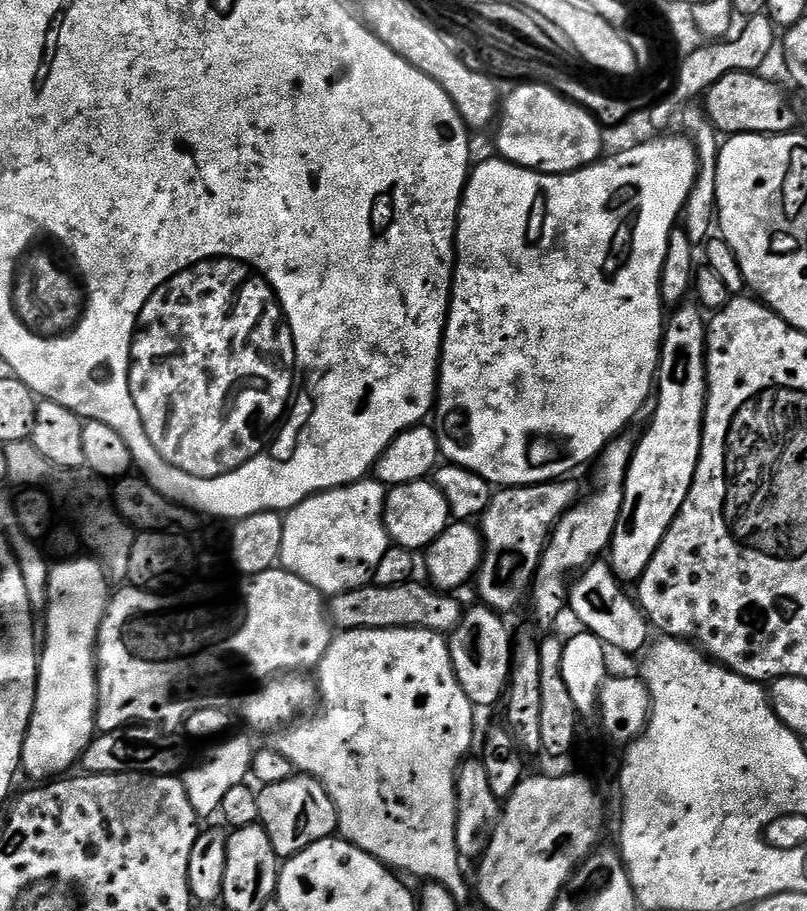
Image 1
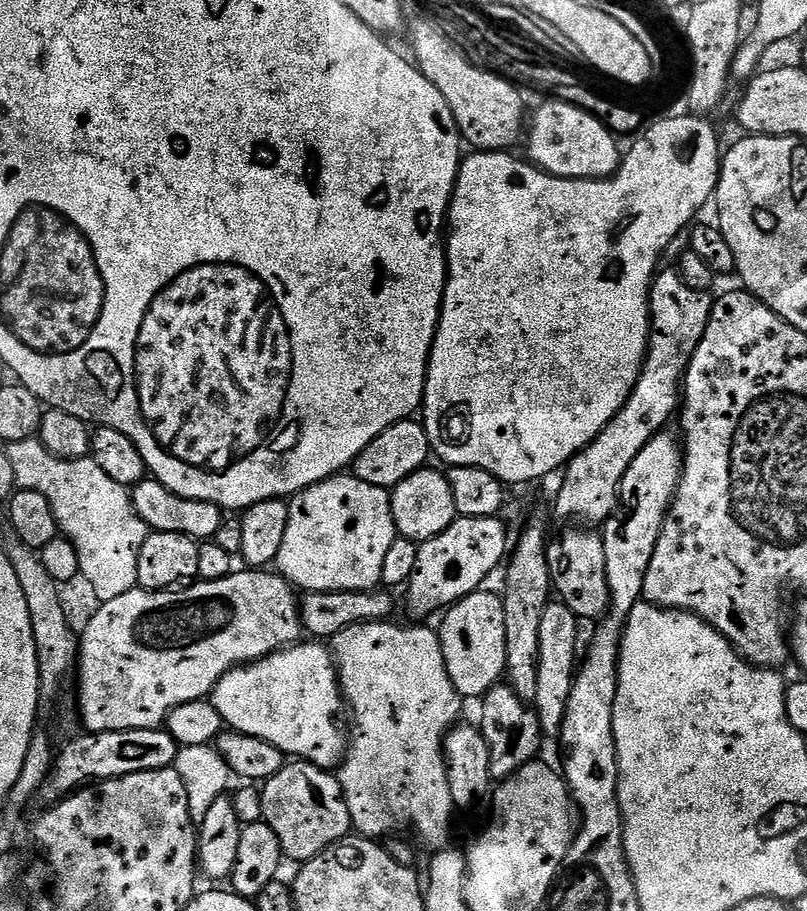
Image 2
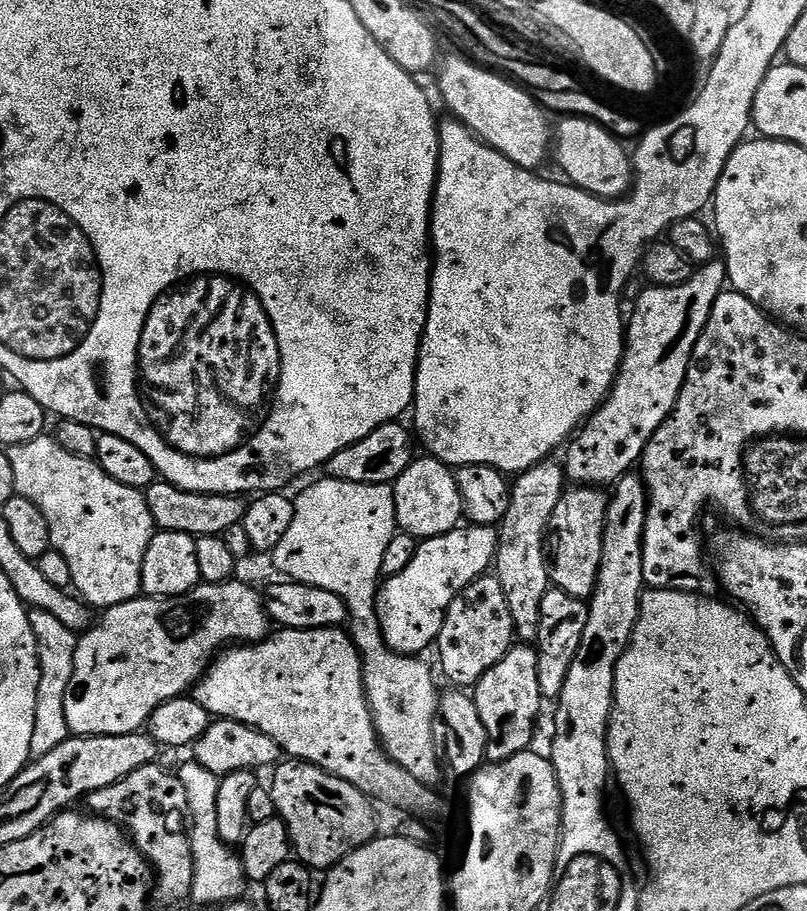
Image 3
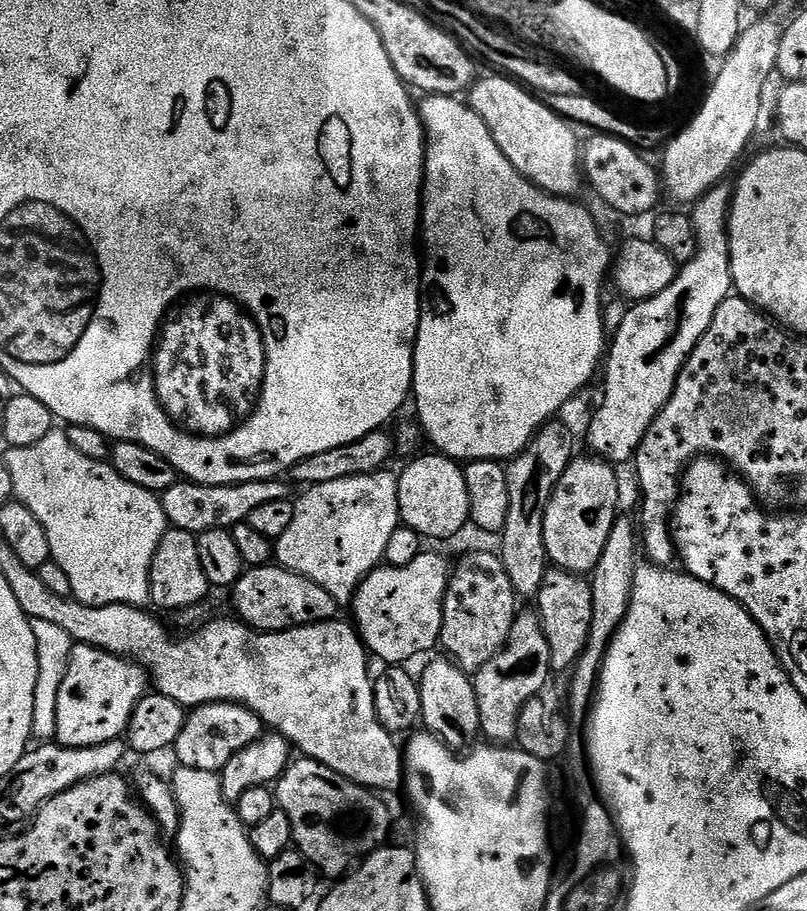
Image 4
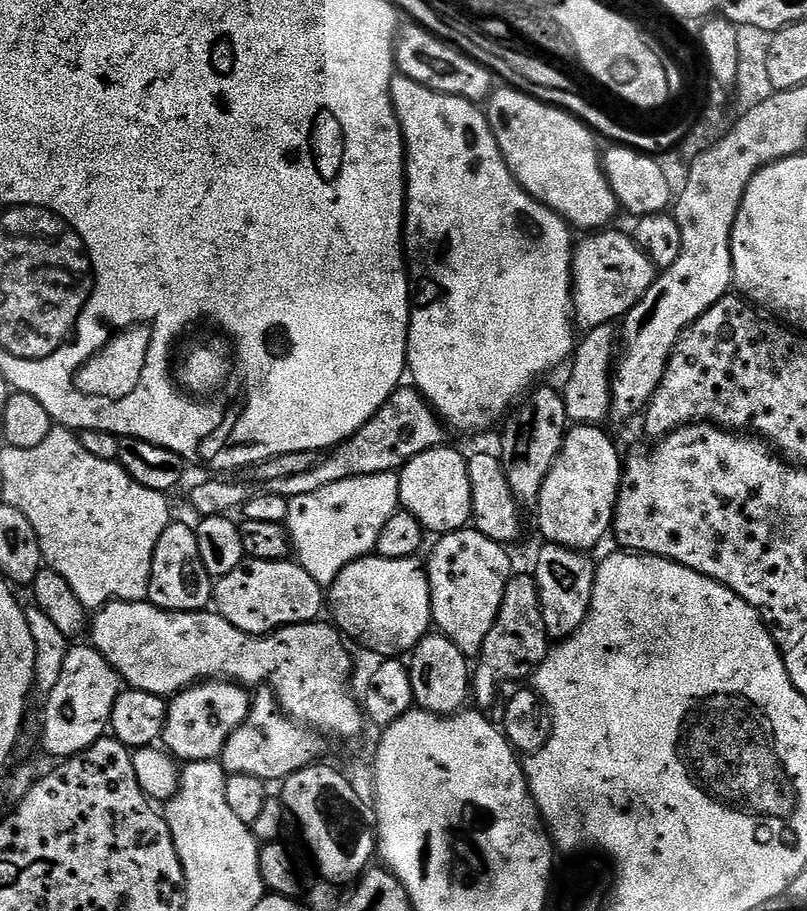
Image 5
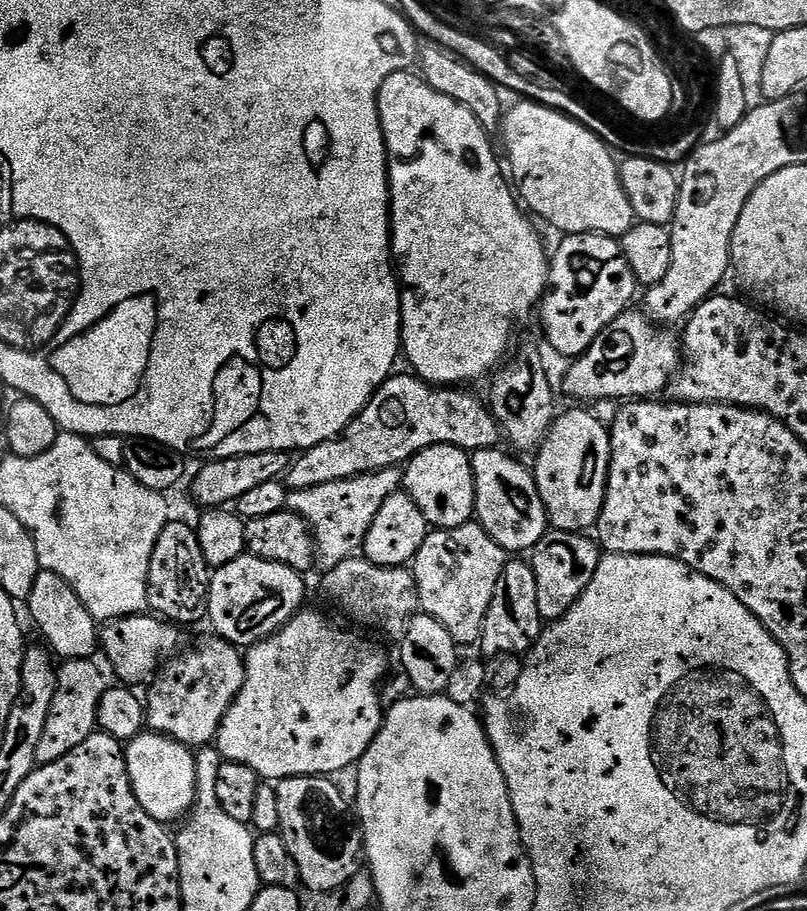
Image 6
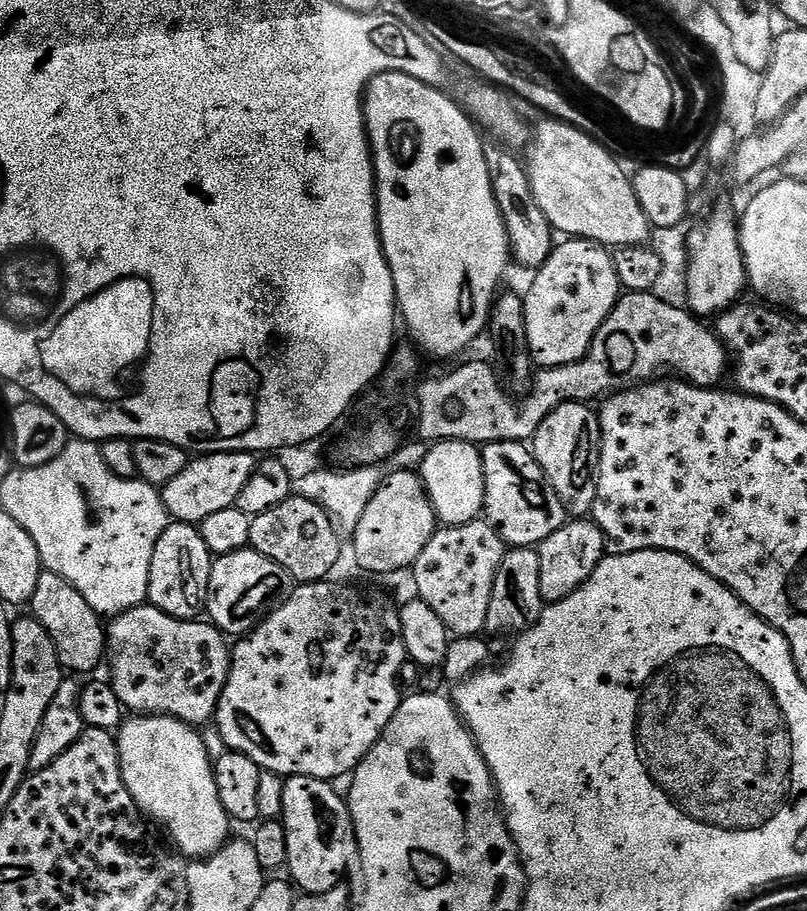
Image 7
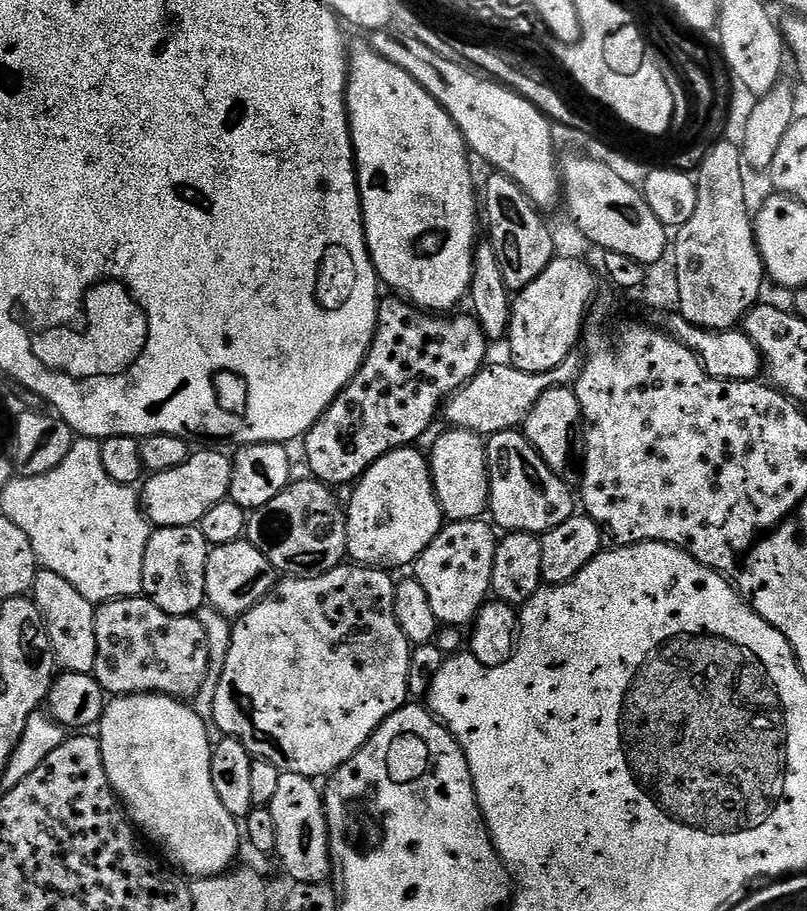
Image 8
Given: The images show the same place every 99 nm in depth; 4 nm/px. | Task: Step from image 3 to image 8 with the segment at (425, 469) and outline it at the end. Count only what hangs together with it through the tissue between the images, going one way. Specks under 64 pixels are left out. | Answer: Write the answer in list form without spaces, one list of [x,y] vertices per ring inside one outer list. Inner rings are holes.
[[[461,428],[441,431],[438,442],[434,442],[430,453],[432,465],[432,485],[436,488],[436,497],[441,510],[449,521],[474,520],[483,517],[489,511],[488,506],[488,449],[485,441],[475,432]]]

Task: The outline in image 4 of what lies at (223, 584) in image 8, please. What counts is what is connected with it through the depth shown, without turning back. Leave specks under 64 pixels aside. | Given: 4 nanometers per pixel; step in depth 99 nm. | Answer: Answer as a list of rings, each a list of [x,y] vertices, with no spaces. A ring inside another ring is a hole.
[[[279,566],[248,568],[240,575],[240,581],[231,589],[230,595],[236,603],[235,615],[257,632],[284,632],[288,628],[321,624],[338,616],[334,598],[330,598],[318,582],[310,582],[310,578]]]

